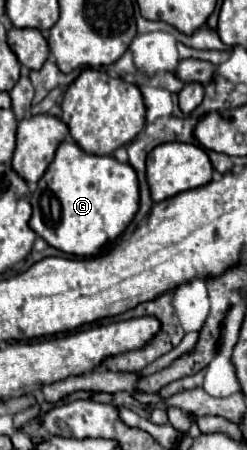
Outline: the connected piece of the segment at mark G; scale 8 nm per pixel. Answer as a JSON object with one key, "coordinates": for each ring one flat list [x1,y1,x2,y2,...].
{"coordinates":[[64,141,56,149,56,157,38,181,36,191,30,197,32,216,30,227,52,247,78,257,94,257,98,255,104,245,118,239,118,235,132,223,136,211,138,211,140,191,138,191,138,179,136,171,128,163,120,163,118,159,106,155,86,155,74,141]]}

